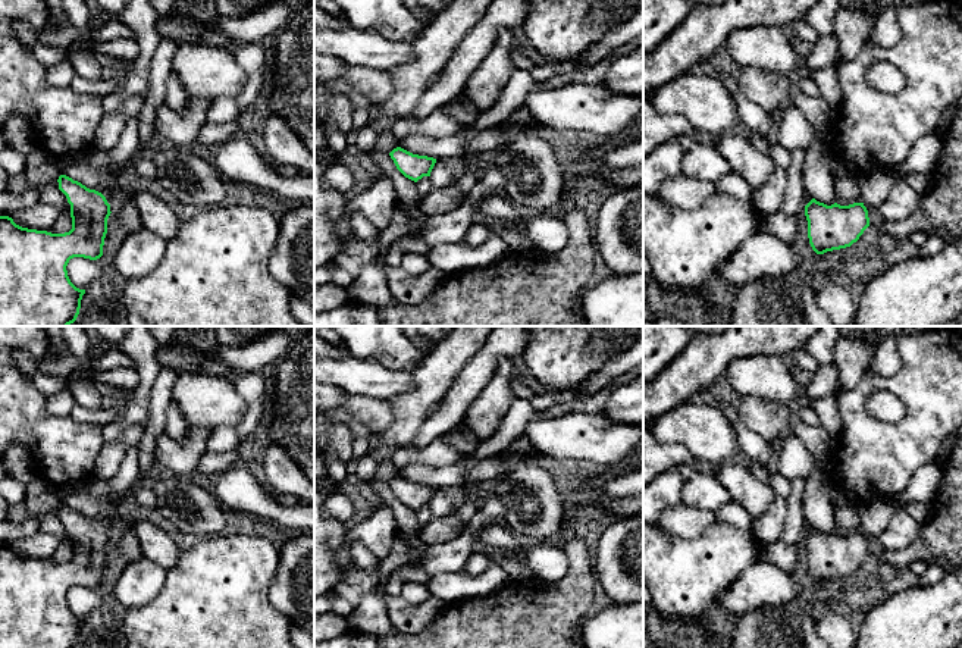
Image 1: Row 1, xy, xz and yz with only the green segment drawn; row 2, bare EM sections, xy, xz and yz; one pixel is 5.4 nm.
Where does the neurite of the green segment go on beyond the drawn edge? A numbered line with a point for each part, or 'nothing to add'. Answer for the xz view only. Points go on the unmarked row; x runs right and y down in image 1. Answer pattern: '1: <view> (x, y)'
nothing to add

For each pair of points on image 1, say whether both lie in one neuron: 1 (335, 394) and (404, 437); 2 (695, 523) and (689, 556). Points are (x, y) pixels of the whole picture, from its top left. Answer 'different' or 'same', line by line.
1: different
2: different

